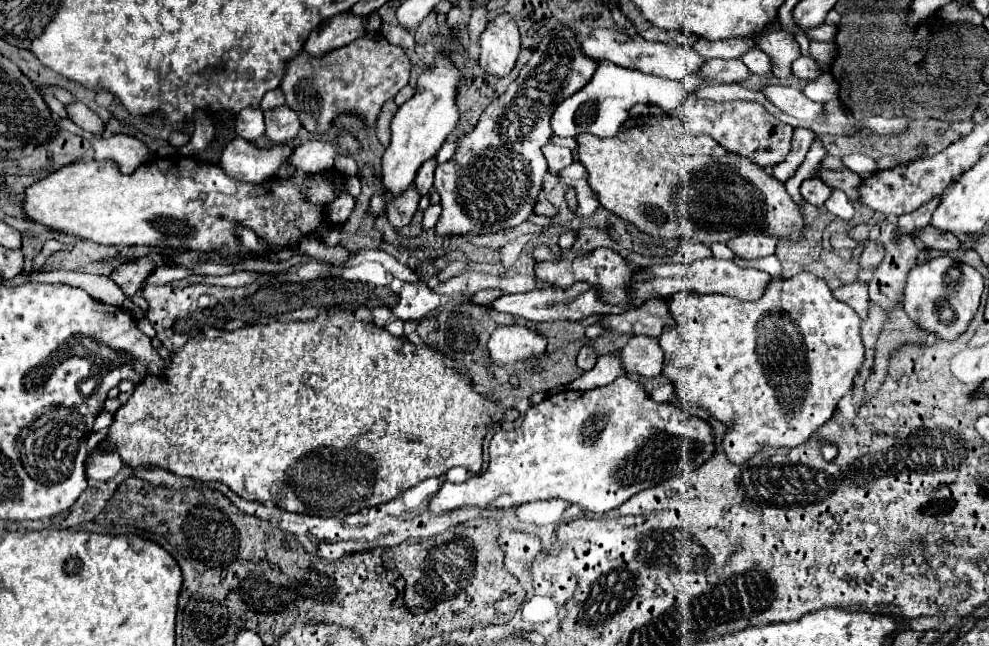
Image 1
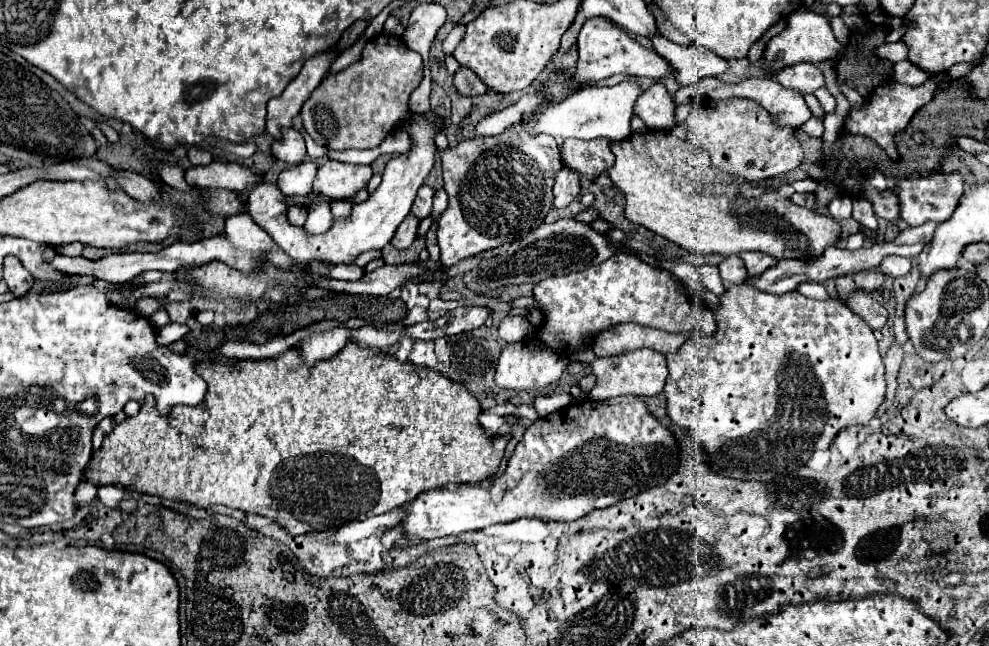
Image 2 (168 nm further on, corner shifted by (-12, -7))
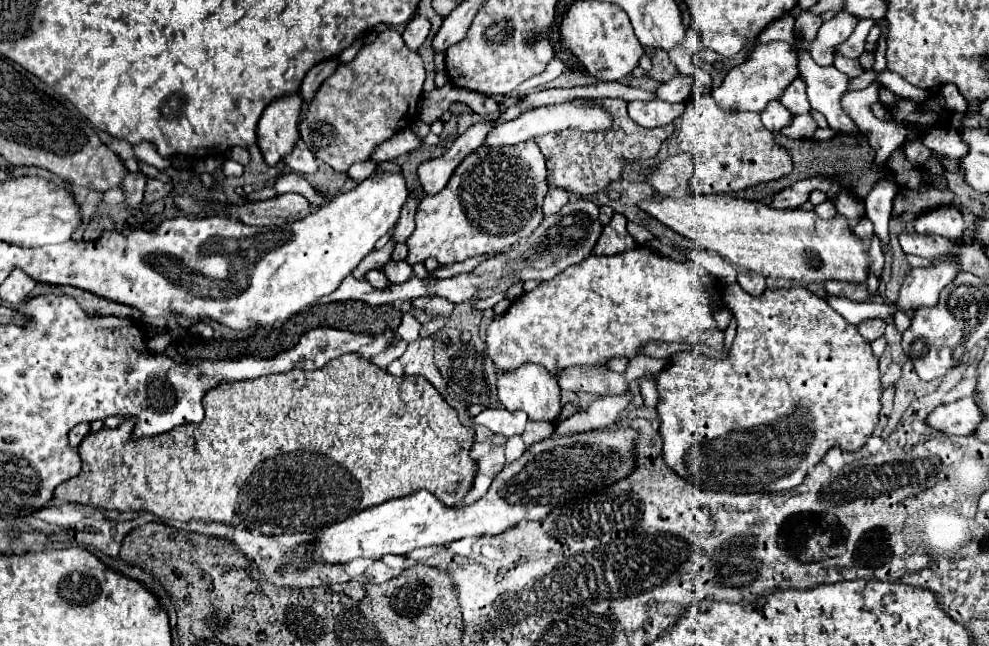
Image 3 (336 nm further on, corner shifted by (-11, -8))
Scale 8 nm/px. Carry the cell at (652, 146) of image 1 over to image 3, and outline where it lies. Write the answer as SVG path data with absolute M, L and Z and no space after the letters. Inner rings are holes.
M679 153L665 159L647 175L647 181L663 197L655 201L641 201L639 207L679 235L693 239L703 249L715 251L733 265L755 271L763 277L793 279L805 285L823 283L829 279L847 283L867 281L869 247L851 231L845 217L821 219L813 211L773 209L765 203L735 197L697 197L689 191L691 173L693 165L689 155Z

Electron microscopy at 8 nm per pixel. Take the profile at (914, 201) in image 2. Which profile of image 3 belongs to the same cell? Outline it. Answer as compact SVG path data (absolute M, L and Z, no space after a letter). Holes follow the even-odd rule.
M939 207L917 217L915 231L919 235L941 235L947 239L963 237L965 221L957 207Z

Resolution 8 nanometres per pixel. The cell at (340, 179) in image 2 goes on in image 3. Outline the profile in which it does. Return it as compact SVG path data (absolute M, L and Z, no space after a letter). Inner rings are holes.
M403 129L399 133L395 133L391 139L387 139L385 143L381 143L375 153L373 153L373 161L391 161L399 155L411 153L415 149L419 149L423 145L423 141L411 131L411 129Z

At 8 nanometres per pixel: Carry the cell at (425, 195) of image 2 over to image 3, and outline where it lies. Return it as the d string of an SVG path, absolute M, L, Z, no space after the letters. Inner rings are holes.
M411 199L411 201L407 201L407 203L403 205L401 215L399 215L399 221L395 223L395 229L393 229L393 233L391 233L391 239L393 239L395 243L407 241L407 237L413 233L413 229L415 229L415 211L417 211L417 205L419 205L417 199Z

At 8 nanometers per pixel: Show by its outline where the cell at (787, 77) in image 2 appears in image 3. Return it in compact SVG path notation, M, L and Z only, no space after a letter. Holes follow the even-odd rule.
M795 79L787 91L783 93L783 97L779 99L793 115L801 115L801 113L807 113L811 111L811 105L807 101L807 95L805 95L805 85L801 79Z

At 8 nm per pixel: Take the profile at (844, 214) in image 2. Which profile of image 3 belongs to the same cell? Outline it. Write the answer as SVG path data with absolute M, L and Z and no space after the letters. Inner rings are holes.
M823 201L819 205L815 205L815 213L821 217L821 219L833 219L837 215L837 209L831 201Z

